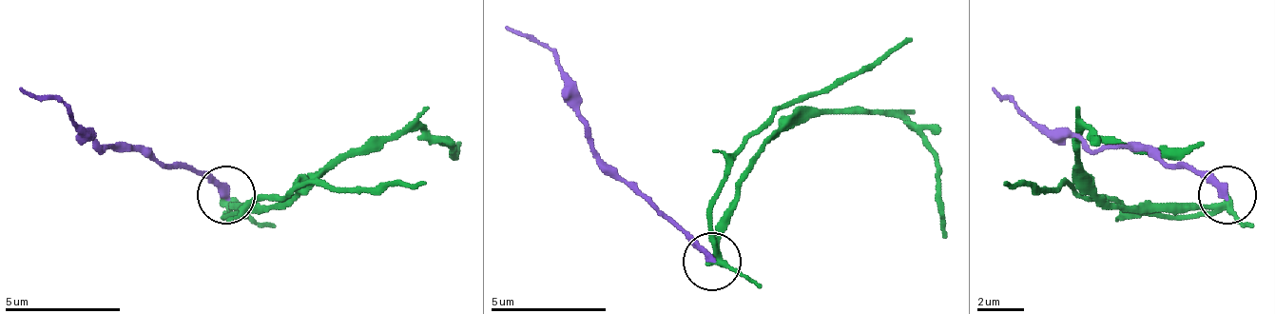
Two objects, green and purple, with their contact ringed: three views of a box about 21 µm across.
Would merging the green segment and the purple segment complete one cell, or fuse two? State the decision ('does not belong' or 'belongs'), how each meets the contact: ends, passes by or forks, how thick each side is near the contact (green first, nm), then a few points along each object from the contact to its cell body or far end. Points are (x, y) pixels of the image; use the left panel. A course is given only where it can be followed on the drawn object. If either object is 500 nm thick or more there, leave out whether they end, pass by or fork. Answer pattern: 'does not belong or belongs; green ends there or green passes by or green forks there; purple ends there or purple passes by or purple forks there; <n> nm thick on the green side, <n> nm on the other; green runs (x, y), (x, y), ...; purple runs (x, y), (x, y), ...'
does not belong; green passes by; purple ends there; 280 nm thick on the green side, 340 nm on the other; green runs (227, 196), (233, 207), (280, 207), (326, 172), (413, 132), (448, 149), (459, 144); purple runs (227, 196), (187, 166), (106, 149), (54, 97), (19, 86)

